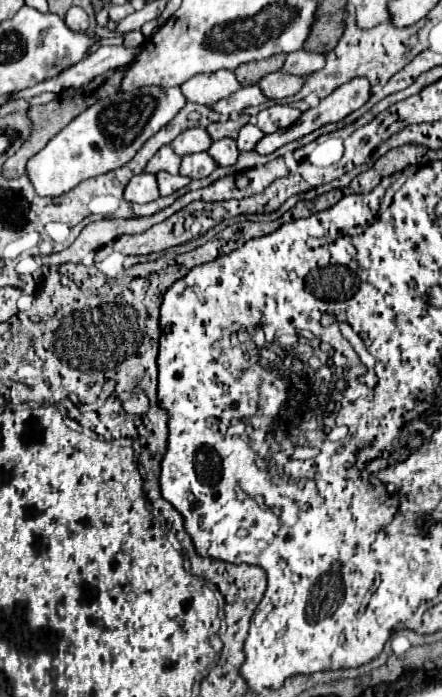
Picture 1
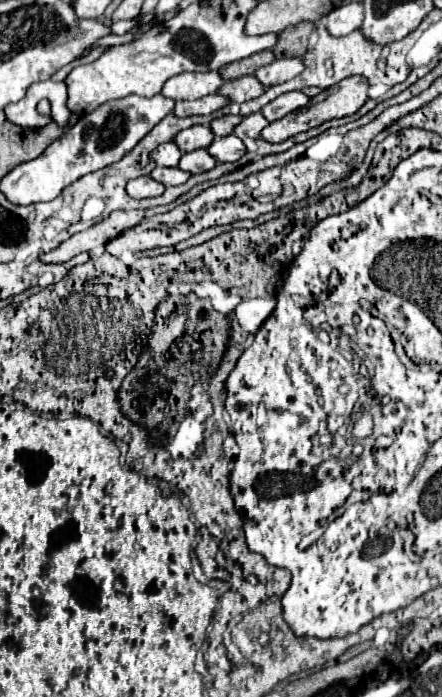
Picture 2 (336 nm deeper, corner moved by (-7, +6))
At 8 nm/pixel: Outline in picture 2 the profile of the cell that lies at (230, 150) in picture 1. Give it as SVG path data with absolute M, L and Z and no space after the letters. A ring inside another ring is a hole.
M230 134L230 136L224 136L224 138L214 138L214 142L210 144L208 152L218 162L236 162L238 158L244 156L246 146L244 146L244 142L238 136Z

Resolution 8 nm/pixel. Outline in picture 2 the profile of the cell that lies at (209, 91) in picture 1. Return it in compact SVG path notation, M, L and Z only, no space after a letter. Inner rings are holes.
M182 72L166 80L162 86L162 96L172 100L196 100L208 94L216 94L224 80L218 72Z

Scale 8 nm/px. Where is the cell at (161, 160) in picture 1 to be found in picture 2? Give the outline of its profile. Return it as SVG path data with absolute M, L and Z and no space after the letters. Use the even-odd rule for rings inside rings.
M166 142L160 144L154 152L152 152L152 160L156 162L156 166L176 166L182 158L182 152L178 150L178 146L174 142Z

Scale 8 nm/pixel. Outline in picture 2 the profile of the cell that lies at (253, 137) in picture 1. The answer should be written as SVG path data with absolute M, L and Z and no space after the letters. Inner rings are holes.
M254 112L246 118L242 118L242 122L234 128L234 134L242 140L244 138L254 138L256 140L266 126L268 126L268 120L262 116L262 112Z

